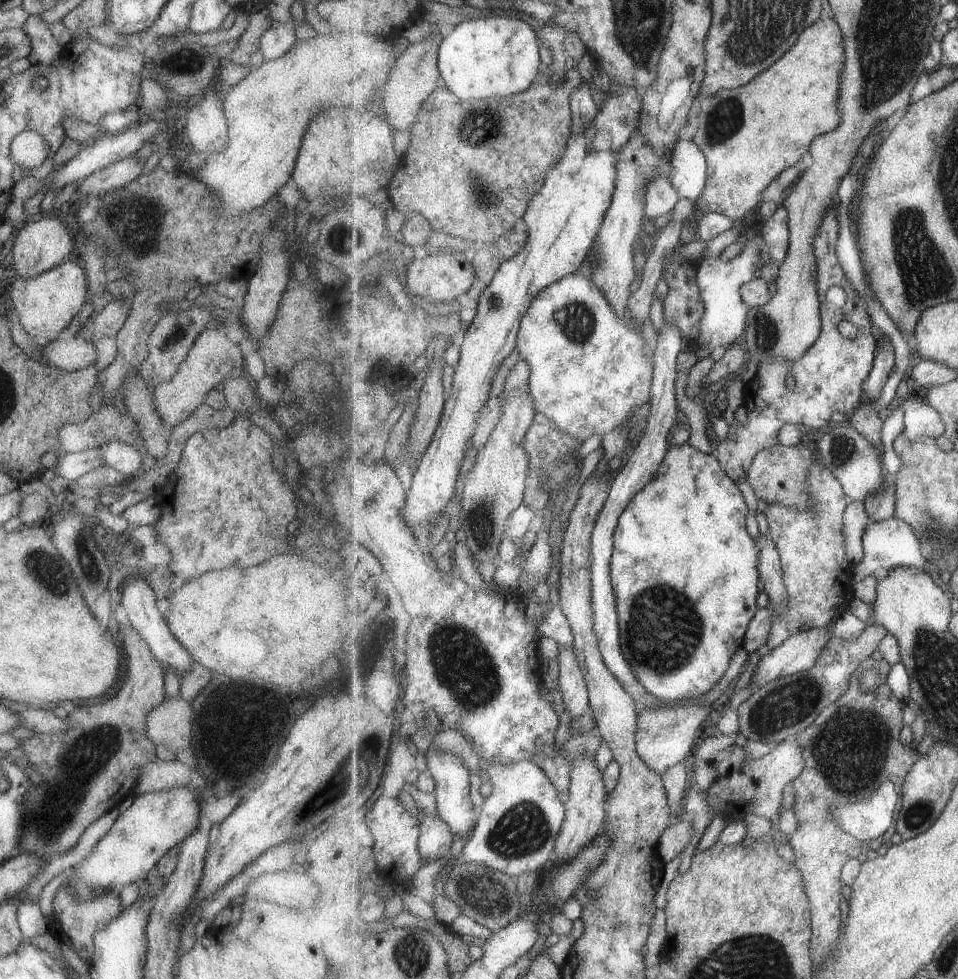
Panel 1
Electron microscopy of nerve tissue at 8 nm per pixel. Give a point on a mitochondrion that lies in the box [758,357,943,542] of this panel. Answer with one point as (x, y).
(840, 449)

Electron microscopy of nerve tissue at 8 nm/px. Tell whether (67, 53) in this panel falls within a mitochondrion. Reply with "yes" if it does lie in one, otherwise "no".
no

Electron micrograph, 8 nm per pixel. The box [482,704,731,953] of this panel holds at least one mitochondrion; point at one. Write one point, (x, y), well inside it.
(521, 831)

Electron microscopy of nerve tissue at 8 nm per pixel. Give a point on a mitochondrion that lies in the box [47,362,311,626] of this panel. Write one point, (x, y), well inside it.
(87, 566)

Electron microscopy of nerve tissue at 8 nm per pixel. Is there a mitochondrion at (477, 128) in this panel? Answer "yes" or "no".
yes

